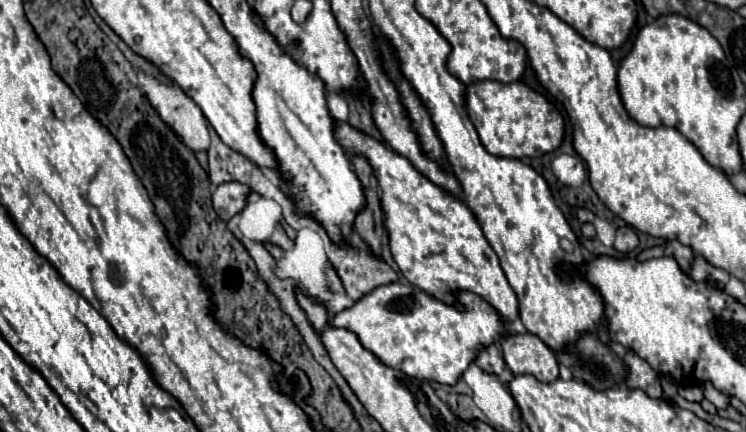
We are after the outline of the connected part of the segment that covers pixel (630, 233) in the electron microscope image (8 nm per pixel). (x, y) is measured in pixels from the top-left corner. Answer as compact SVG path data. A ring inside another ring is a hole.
M619 227L617 229L617 239L615 239L615 249L619 253L631 253L639 245L639 239L631 227Z

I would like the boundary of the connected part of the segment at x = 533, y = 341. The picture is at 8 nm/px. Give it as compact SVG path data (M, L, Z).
M531 333L509 335L503 339L503 357L513 375L529 373L539 381L549 383L559 377L557 355Z

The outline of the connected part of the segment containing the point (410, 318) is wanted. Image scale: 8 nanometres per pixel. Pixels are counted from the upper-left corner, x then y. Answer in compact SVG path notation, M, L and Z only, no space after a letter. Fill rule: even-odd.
M391 283L363 295L351 307L333 317L333 327L353 331L361 345L387 367L399 369L409 377L455 385L459 375L477 357L481 345L489 345L503 335L503 321L489 303L475 293L459 293L463 311L445 305L415 285Z

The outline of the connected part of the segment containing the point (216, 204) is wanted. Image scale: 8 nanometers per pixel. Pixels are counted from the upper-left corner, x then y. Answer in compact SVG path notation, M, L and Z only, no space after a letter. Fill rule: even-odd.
M221 183L215 187L211 201L219 219L227 223L231 217L235 217L245 207L245 197L249 191L251 189L241 183Z

